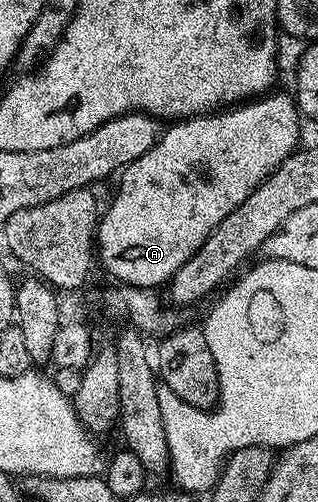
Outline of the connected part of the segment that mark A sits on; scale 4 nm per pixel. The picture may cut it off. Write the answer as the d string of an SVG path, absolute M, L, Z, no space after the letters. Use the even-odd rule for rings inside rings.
M267 93L265 96L259 96L253 100L247 101L245 104L235 105L233 108L219 110L212 114L198 114L195 118L184 118L173 123L174 126L170 131L163 133L158 141L154 143L152 148L148 148L148 152L144 152L144 156L136 159L132 165L121 171L120 179L122 183L118 186L118 195L110 202L110 207L105 207L104 213L101 215L98 223L98 232L96 235L96 256L100 261L100 266L107 270L114 277L113 281L118 284L128 286L145 286L147 288L158 288L158 285L169 283L174 277L174 273L191 258L191 256L200 249L204 244L204 240L208 240L208 236L220 223L226 219L236 208L240 208L240 204L244 204L244 200L248 200L248 196L263 182L264 179L272 173L279 164L287 158L295 150L299 149L298 142L298 122L300 123L300 111L296 105L295 99L289 93L274 94Z

